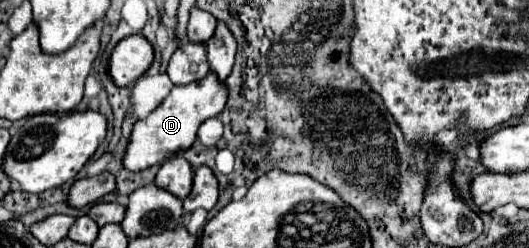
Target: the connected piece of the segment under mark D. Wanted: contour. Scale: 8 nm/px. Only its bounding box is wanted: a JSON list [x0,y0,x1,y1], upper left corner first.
[124,72,228,172]

